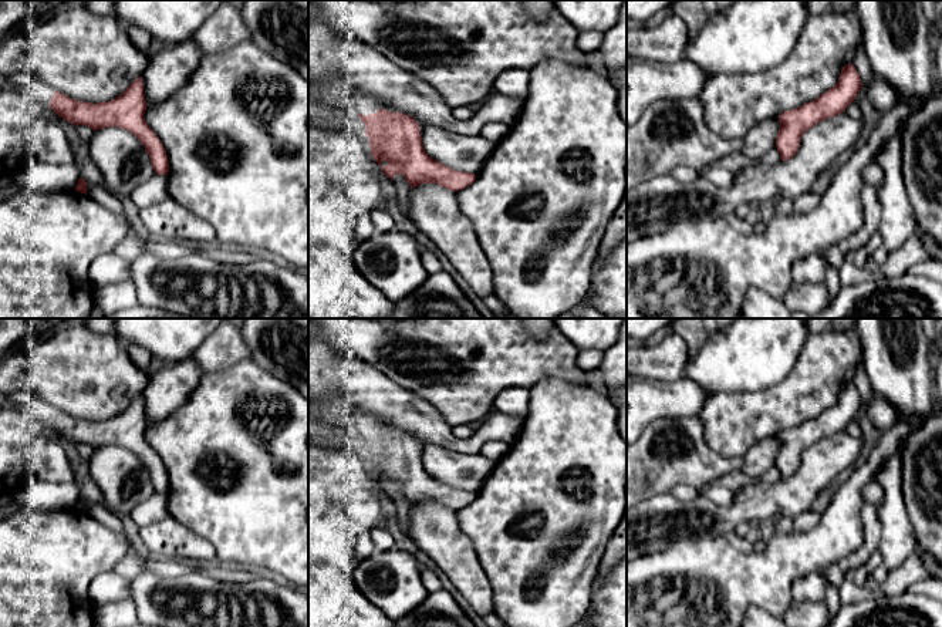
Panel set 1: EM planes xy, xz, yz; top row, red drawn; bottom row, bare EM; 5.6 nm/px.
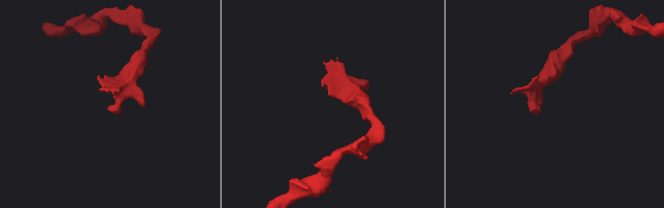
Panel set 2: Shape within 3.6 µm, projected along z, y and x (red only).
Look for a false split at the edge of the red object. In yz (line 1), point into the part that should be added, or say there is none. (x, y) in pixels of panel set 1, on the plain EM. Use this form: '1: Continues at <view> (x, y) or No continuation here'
1: No continuation here

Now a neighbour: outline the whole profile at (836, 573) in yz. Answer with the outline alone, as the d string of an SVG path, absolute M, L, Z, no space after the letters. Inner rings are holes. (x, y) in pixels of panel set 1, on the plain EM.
M840 560L825 570L825 577L835 589L840 589L840 586L845 582L845 573L848 569L848 562Z

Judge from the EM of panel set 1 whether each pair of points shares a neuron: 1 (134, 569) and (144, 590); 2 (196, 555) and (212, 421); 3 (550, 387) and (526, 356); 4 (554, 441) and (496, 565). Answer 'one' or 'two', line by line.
1: two
2: two
3: two
4: one

